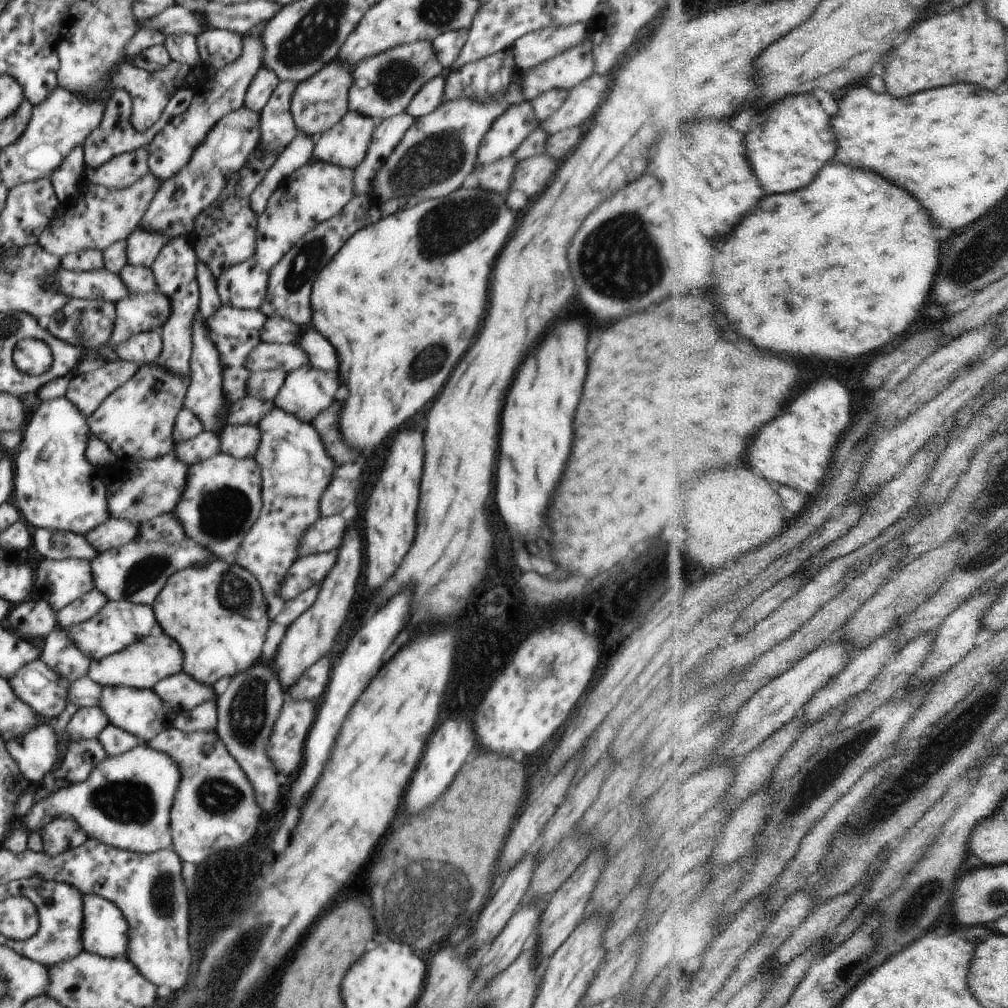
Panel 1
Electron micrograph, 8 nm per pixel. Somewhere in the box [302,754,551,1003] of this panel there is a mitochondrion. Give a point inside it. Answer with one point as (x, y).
(426, 922)

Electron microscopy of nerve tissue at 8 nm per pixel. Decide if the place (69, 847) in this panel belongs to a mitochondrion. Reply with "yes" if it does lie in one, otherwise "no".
no

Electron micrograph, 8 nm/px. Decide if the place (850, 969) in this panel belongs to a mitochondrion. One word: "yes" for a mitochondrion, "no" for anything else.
yes

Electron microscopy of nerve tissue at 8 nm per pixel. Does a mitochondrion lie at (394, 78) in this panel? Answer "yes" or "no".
yes

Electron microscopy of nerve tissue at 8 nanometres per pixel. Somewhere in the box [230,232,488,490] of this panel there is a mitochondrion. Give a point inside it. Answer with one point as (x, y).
(308, 256)

